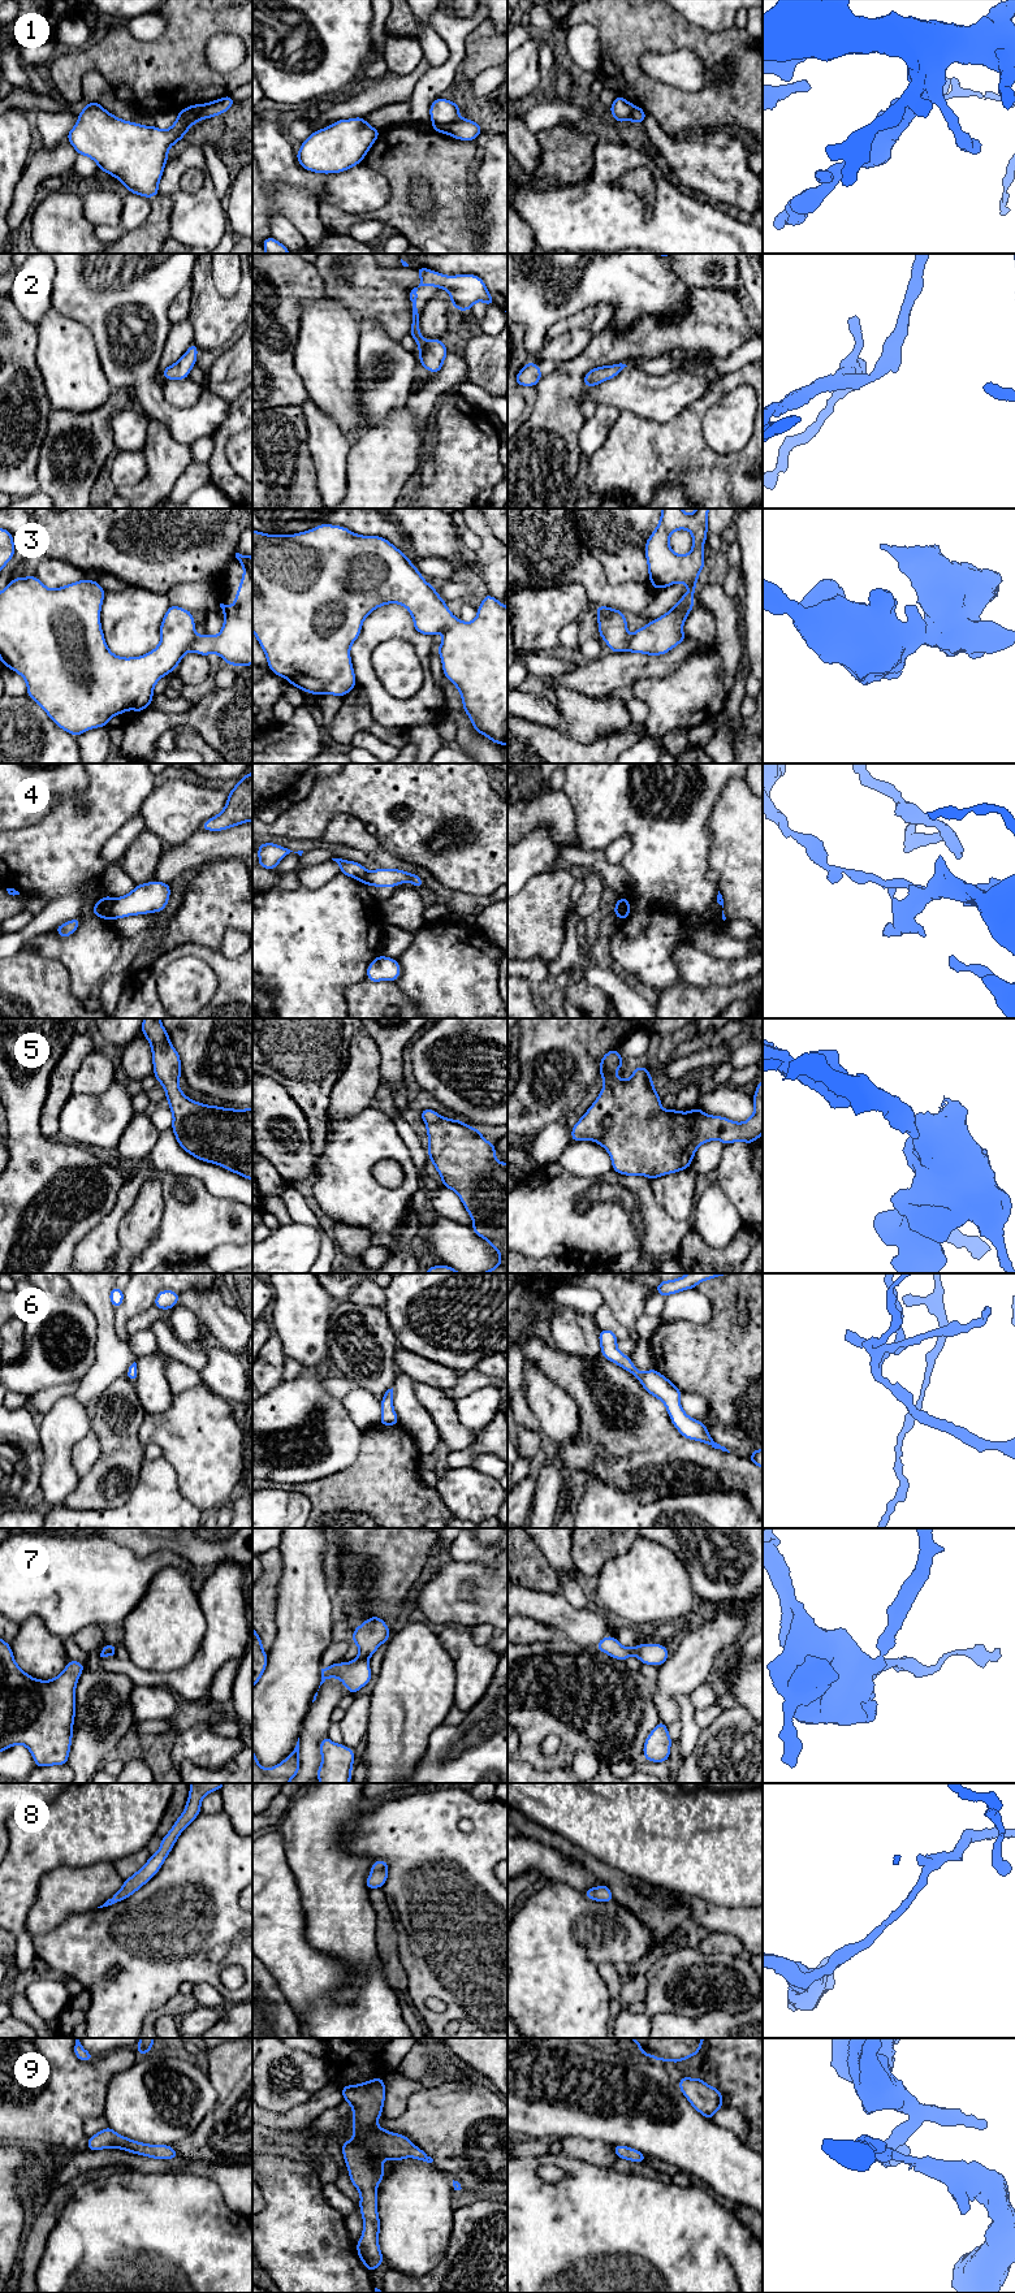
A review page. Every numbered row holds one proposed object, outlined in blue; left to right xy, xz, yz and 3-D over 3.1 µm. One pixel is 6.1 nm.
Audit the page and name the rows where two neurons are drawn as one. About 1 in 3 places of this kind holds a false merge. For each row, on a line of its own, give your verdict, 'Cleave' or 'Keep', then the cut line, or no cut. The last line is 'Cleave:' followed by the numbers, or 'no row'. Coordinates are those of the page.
1: Cleave. Split along xz (460, 119), (445, 124), (432, 124)
2: Keep. No split
3: Keep. No split
4: Cleave. Split along xy (112, 900), (109, 918)
5: Keep. No split
6: Keep. No split
7: Keep. No split
8: Keep. No split
9: Keep. No split
Cleave: 1, 4

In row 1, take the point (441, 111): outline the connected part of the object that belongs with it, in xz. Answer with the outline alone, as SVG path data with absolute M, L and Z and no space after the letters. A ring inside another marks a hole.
M437 98L429 107L432 124L446 125L459 120L459 103Z

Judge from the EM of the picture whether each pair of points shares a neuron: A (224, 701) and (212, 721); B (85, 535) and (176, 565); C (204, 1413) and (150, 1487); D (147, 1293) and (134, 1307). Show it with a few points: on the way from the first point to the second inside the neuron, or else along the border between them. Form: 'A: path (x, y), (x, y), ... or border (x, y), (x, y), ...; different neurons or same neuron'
A: path (224, 706), (217, 715); same neuron
B: path (107, 544), (119, 556), (154, 558); same neuron
C: border (163, 1456), (176, 1472), (176, 1484), (180, 1491); different neurons
D: path (143, 1297), (137, 1303); same neuron

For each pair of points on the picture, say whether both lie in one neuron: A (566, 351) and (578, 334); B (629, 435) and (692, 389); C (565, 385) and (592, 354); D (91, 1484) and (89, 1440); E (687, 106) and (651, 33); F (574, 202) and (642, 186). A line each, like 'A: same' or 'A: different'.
A: same
B: different
C: same
D: different
E: same
F: different

